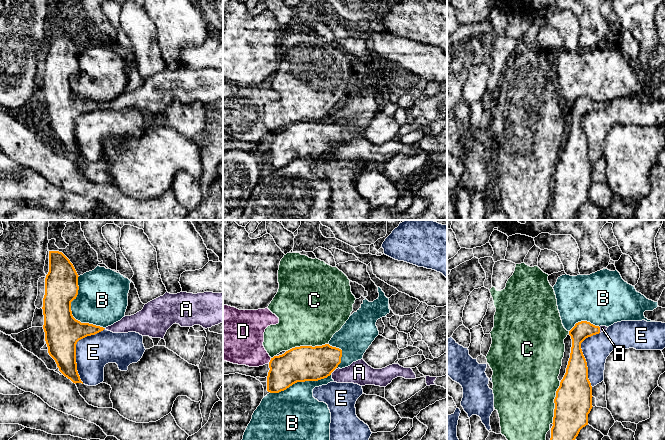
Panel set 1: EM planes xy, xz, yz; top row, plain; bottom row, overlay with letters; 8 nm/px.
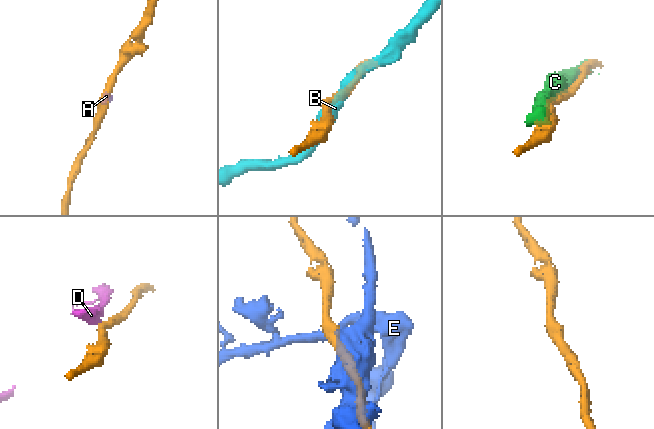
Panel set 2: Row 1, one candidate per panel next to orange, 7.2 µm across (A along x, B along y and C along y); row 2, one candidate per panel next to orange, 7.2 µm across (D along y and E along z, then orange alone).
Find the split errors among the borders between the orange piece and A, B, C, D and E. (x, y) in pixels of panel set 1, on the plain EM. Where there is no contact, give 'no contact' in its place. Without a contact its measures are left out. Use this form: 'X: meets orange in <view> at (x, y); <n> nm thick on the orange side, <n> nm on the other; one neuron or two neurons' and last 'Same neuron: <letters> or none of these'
A: meets orange in yz at (599, 106); 140 nm thick on the orange side, 50 nm on the other; one neuron
B: meets orange in xz at (312, 156); 280 nm thick on the orange side, 320 nm on the other; two neurons
C: meets orange in xz at (306, 122); 280 nm thick on the orange side, 500 nm on the other; two neurons
D: meets orange in xz at (270, 136); 280 nm thick on the orange side, 320 nm on the other; two neurons
E: meets orange in xy at (75, 125); 280 nm thick on the orange side, 280 nm on the other; two neurons
Same neuron: A

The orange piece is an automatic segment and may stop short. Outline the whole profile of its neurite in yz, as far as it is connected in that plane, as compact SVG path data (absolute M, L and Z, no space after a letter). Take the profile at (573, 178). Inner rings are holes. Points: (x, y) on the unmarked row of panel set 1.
M581 97L569 107L572 115L571 129L566 149L554 175L550 220L571 220L580 206L588 201L593 172L581 119L588 113L605 108L607 104Z

